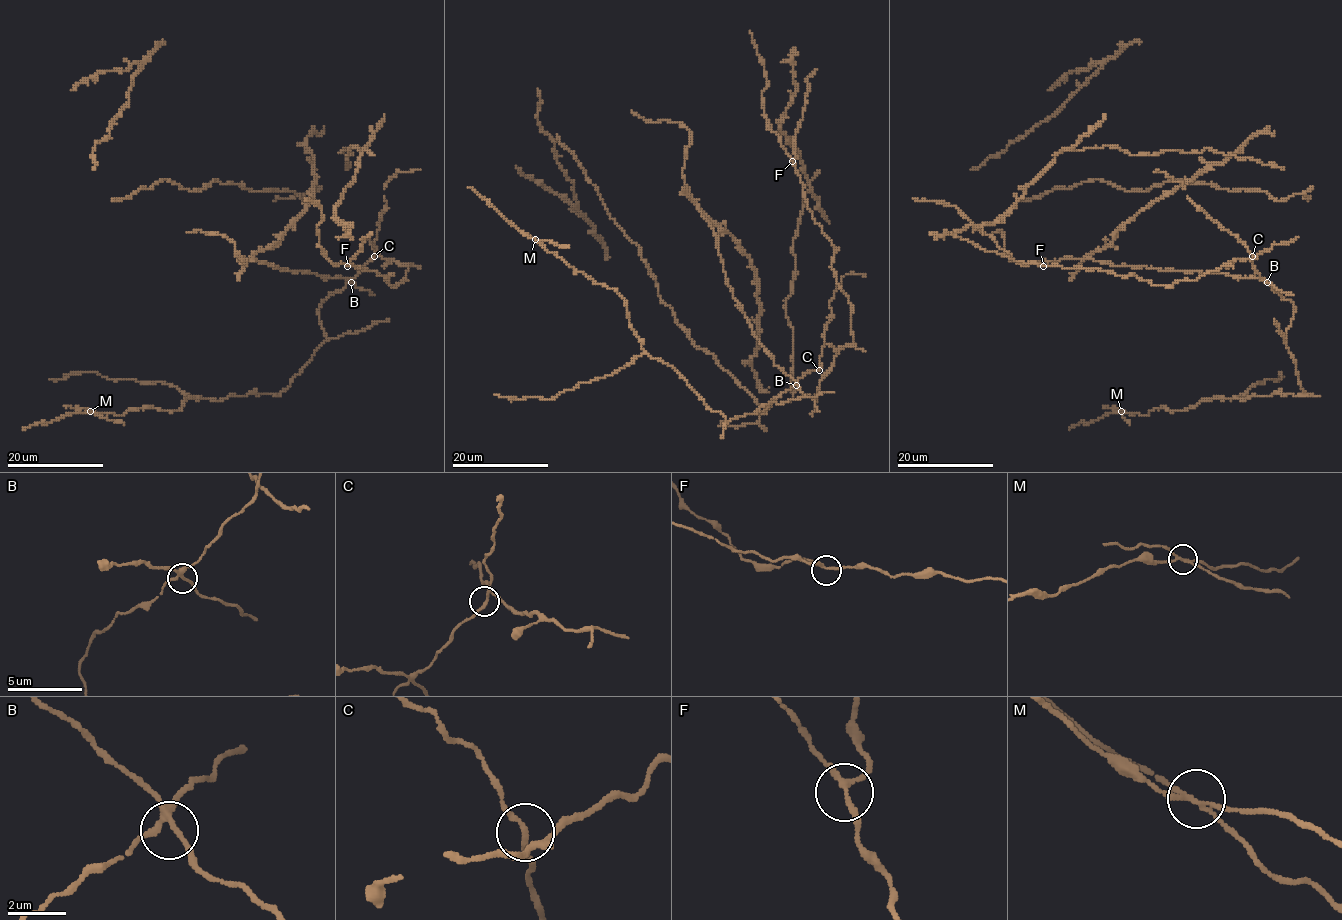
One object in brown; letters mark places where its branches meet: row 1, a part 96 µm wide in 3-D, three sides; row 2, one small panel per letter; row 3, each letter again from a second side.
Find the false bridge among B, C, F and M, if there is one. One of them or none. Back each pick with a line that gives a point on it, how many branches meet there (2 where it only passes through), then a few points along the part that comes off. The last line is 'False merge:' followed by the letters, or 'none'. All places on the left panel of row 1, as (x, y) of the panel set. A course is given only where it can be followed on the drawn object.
M: Place: (90, 411). Branches: 4. Course of the part to remove: (91, 411), (124, 424)
False merge: M

